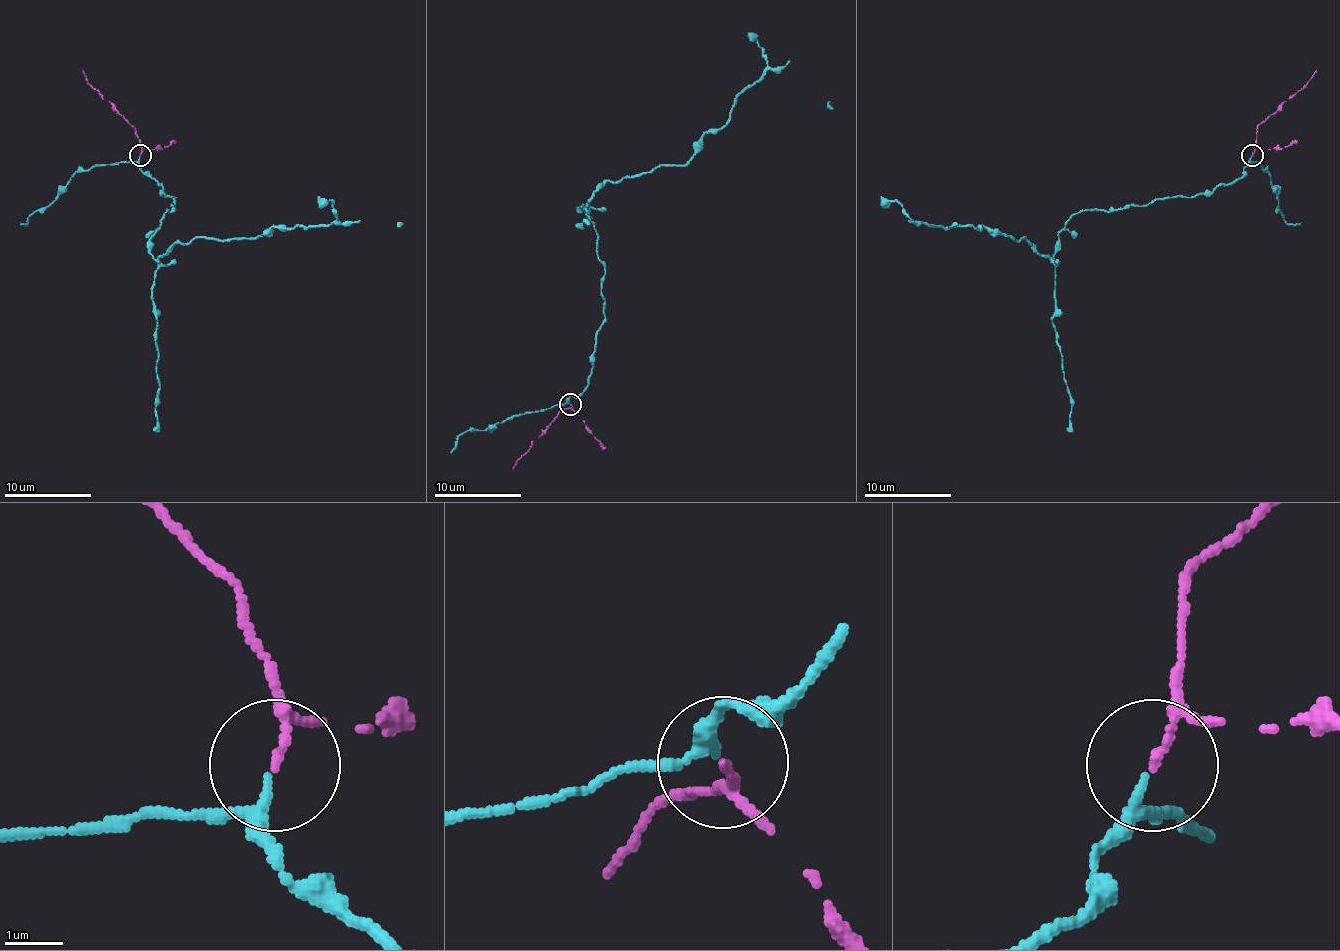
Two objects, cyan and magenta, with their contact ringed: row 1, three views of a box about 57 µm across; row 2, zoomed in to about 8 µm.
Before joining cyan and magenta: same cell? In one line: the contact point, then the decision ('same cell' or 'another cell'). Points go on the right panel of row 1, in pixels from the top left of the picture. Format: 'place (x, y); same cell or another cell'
place (1252, 155); same cell

